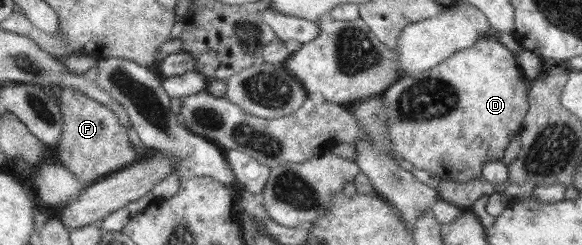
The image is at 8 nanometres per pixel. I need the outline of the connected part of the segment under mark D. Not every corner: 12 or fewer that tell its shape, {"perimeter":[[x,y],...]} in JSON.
{"perimeter":[[491,35],[382,94],[394,155],[481,181],[531,81]]}

